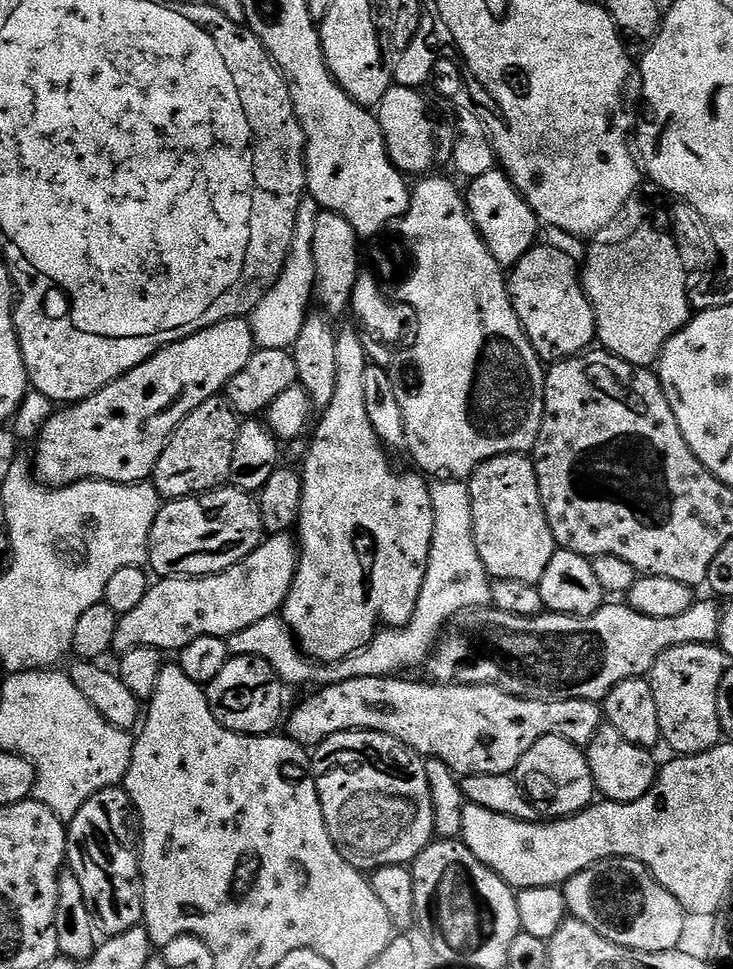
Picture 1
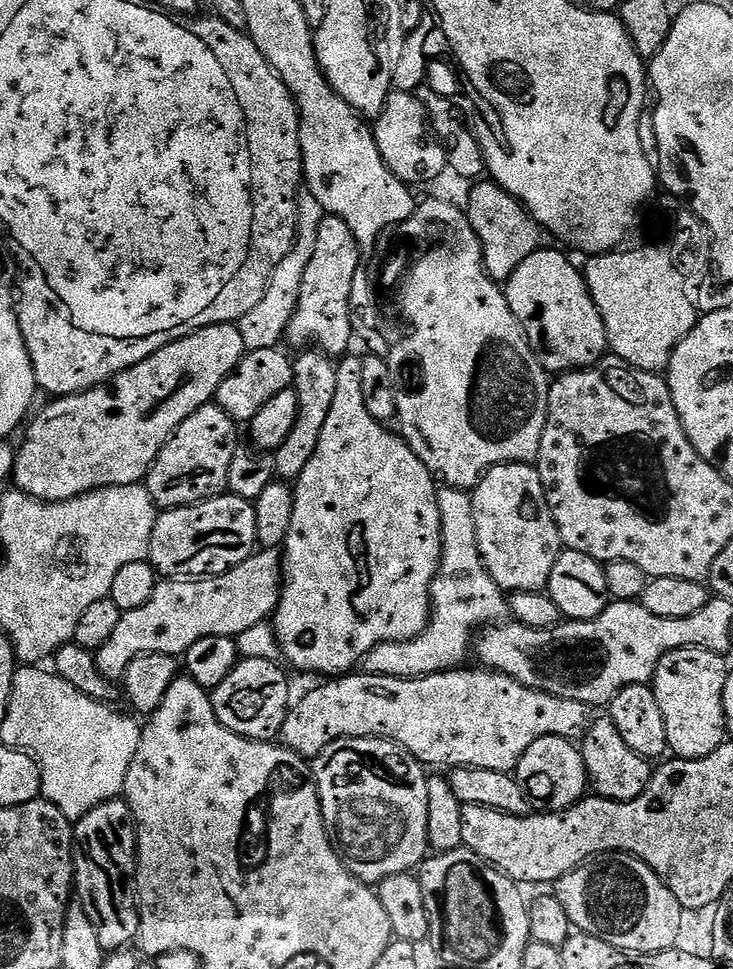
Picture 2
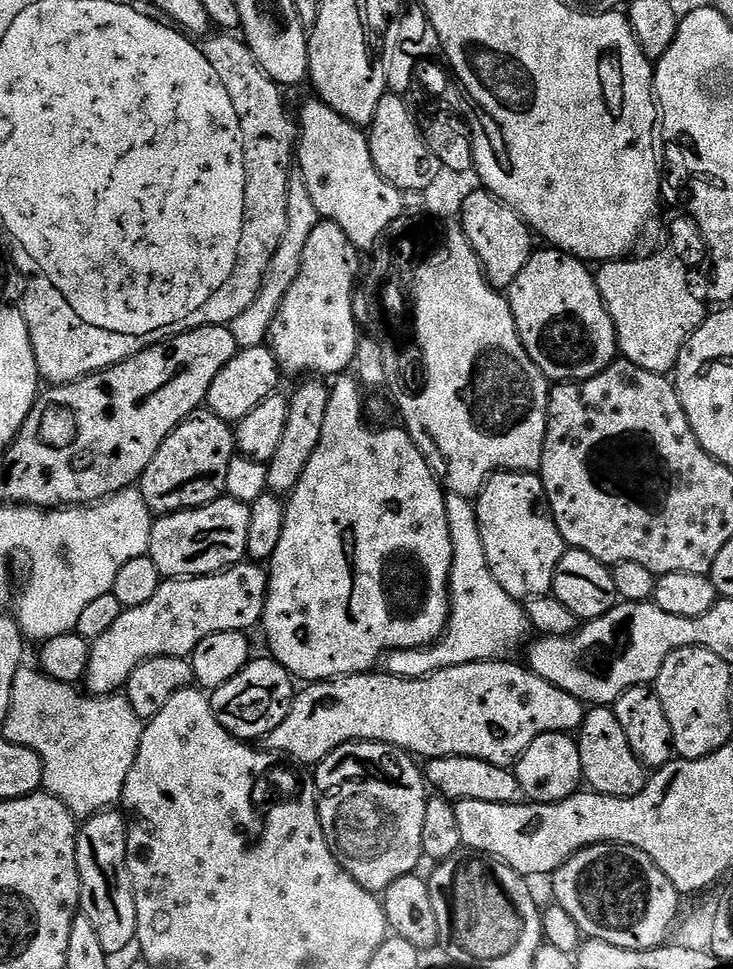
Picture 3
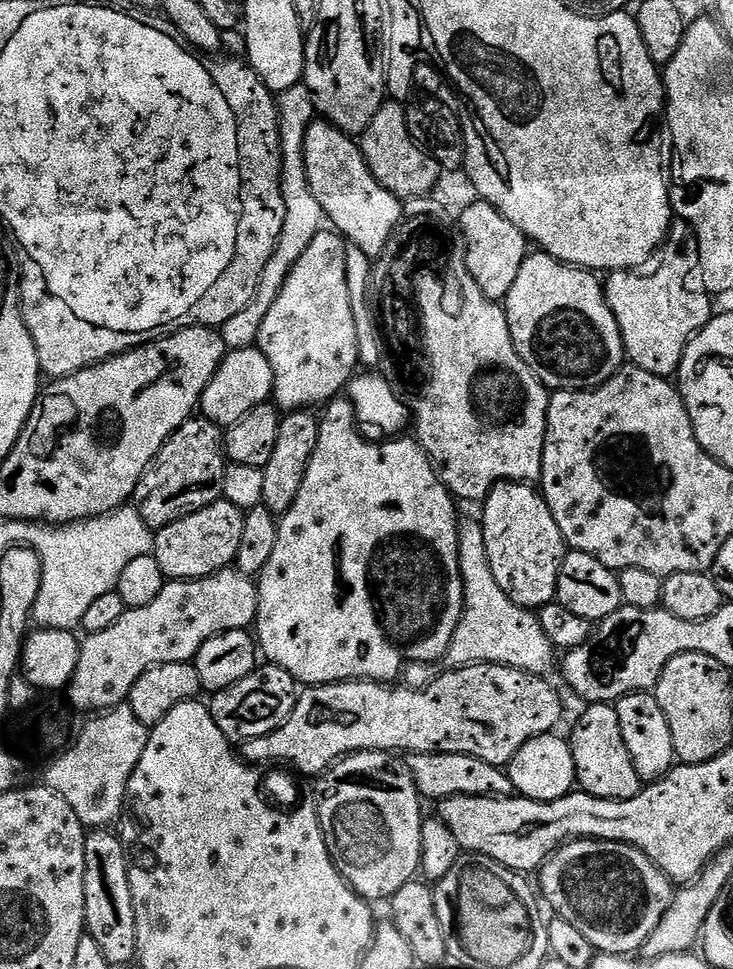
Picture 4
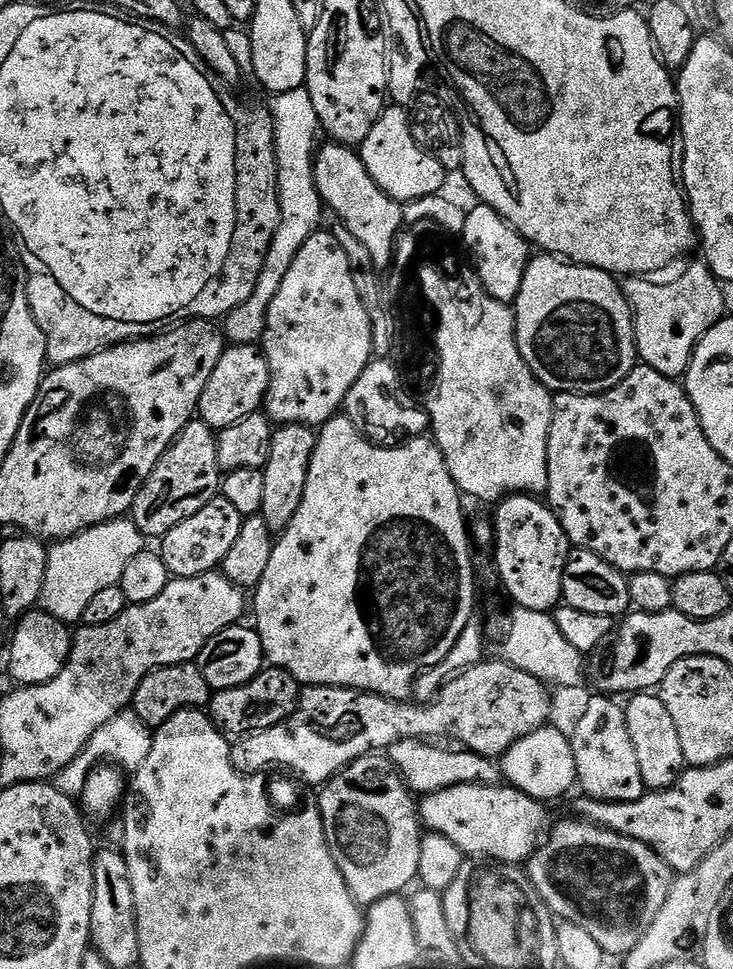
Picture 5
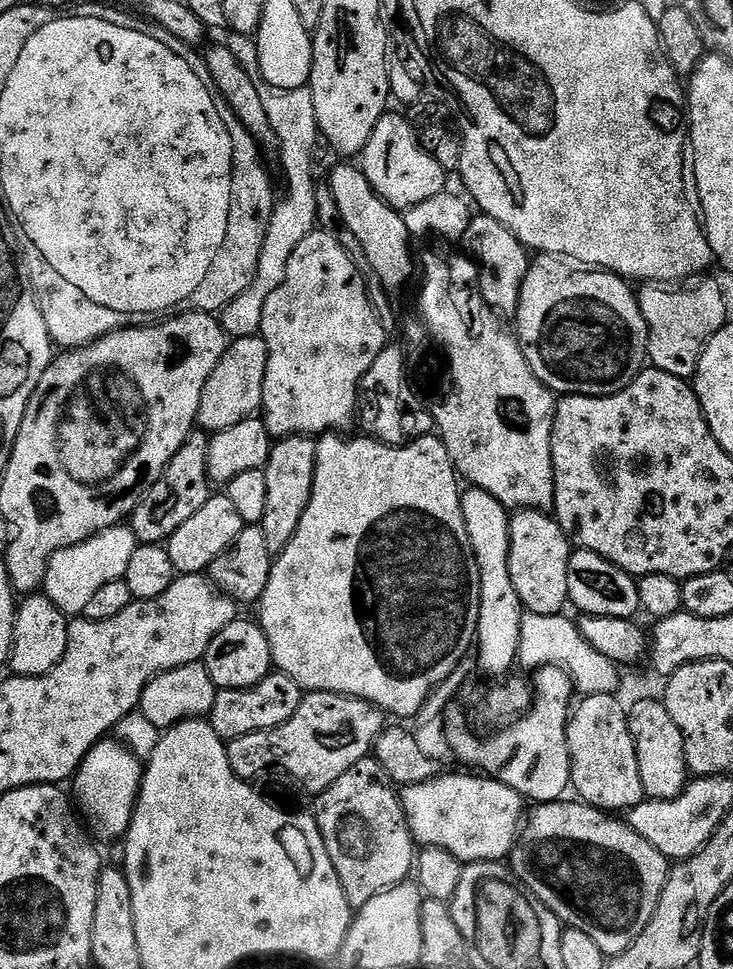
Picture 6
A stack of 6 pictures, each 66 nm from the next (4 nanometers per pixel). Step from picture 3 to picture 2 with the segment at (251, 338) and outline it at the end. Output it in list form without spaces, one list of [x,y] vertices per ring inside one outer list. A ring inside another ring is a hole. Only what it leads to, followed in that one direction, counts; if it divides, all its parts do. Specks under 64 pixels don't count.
[[[304,190],[296,198],[296,240],[292,243],[290,254],[278,262],[270,282],[266,286],[266,294],[250,314],[246,314],[238,321],[242,334],[242,342],[249,352],[254,350],[270,350],[277,347],[287,337],[290,318],[298,306],[298,294],[302,290],[302,274],[306,274],[306,266],[310,266],[310,258],[314,254],[314,246],[318,238],[318,226],[324,221],[326,213],[318,198]]]

